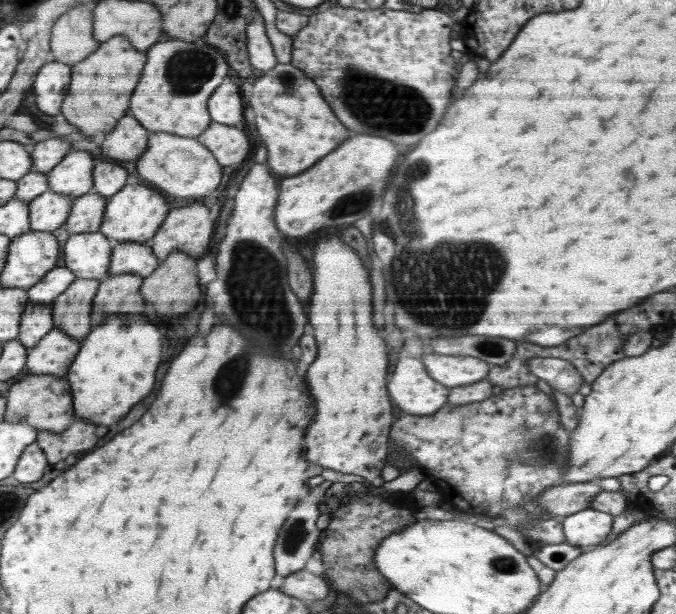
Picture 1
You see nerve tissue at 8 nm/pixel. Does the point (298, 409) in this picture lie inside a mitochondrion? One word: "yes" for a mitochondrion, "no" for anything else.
no

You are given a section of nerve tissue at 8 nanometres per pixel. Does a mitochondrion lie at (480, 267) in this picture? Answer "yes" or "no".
yes

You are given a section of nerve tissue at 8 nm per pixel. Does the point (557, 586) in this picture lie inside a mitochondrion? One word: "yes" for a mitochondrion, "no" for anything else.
no

